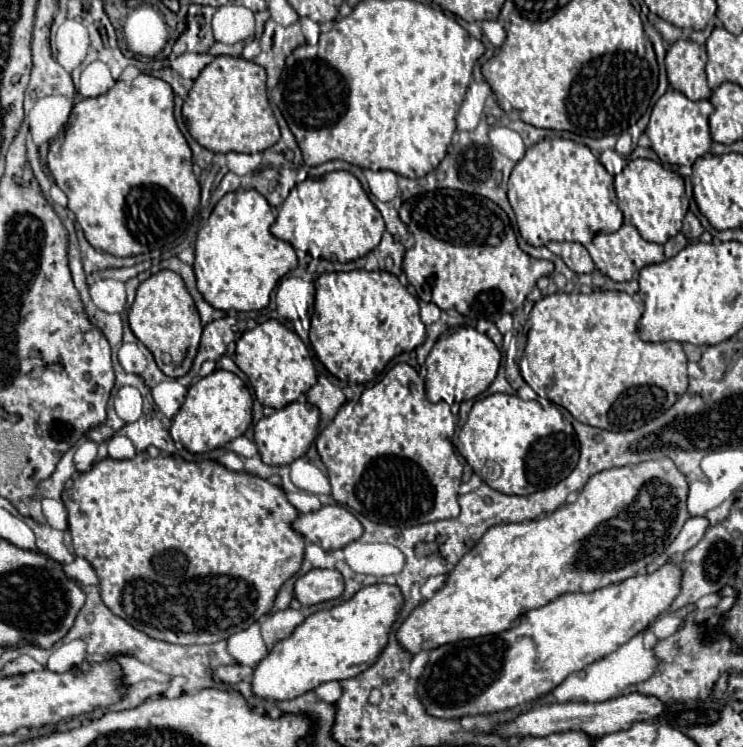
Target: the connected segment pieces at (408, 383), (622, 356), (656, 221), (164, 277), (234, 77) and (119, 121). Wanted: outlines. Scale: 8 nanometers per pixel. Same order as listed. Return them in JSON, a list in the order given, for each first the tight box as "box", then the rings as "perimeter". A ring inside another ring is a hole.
[{"box":[316,363,462,527],"perimeter":[[[408,363],[394,365],[374,387],[366,389],[356,409],[346,417],[346,405],[334,421],[316,439],[316,449],[328,469],[332,497],[340,505],[372,517],[376,523],[392,527],[412,527],[438,519],[458,517],[458,487],[462,483],[462,465],[454,453],[452,435],[456,421],[448,403],[430,403],[424,395],[424,381]]]},{"box":[519,291,688,431],"perimeter":[[[592,291],[590,295],[584,293],[554,293],[554,295],[546,295],[542,301],[538,301],[530,313],[530,331],[527,333],[526,346],[522,359],[519,362],[520,373],[524,377],[524,381],[528,383],[540,397],[550,399],[552,403],[568,409],[572,413],[574,419],[578,419],[580,423],[598,427],[598,429],[606,429],[606,431],[630,431],[630,429],[640,429],[642,425],[646,425],[646,421],[654,421],[654,417],[660,417],[662,413],[666,413],[666,409],[670,409],[670,405],[674,405],[674,401],[678,401],[678,397],[682,397],[688,389],[688,371],[686,371],[686,355],[682,349],[682,343],[678,341],[668,341],[668,343],[644,343],[638,333],[636,333],[636,325],[642,317],[644,311],[644,303],[634,299],[628,293],[622,291]]]},{"box":[612,159,687,245],"perimeter":[[[624,159],[624,167],[612,176],[618,207],[622,209],[624,217],[640,231],[642,239],[664,245],[680,231],[687,211],[682,205],[684,181],[678,173],[664,169],[660,163],[650,159]]]},{"box":[128,271,203,379],"perimeter":[[[158,271],[150,279],[142,281],[136,291],[136,299],[130,307],[128,321],[132,333],[138,337],[140,343],[150,349],[156,359],[156,365],[164,375],[178,379],[190,371],[198,351],[203,325],[200,323],[196,305],[178,273]]]},{"box":[182,55,280,175],"perimeter":[[[220,55],[206,65],[184,101],[182,115],[188,133],[212,153],[226,153],[228,169],[236,175],[254,171],[260,165],[258,153],[276,145],[280,139],[280,129],[266,95],[266,71],[254,61],[242,57]]]},{"box":[48,73,200,257],"perimeter":[[[140,73],[130,85],[116,81],[108,93],[82,99],[74,105],[72,115],[64,137],[50,145],[48,169],[66,193],[68,209],[76,215],[86,241],[94,249],[116,257],[150,253],[176,241],[200,203],[200,185],[192,173],[192,151],[174,119],[172,87],[162,79]]]}]

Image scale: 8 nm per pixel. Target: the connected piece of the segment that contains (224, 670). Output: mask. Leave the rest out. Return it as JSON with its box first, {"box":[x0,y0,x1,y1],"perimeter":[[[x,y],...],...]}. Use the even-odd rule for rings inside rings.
{"box":[212,665,254,685],"perimeter":[[[226,665],[226,667],[218,667],[214,669],[212,677],[214,681],[220,681],[220,683],[226,683],[226,685],[236,685],[240,683],[242,679],[248,681],[252,677],[254,669],[252,667],[244,667],[244,665]]]}

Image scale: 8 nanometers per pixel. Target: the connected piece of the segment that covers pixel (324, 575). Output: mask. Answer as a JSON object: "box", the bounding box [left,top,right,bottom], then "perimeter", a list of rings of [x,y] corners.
{"box":[294,569,344,605],"perimeter":[[[310,569],[294,583],[294,597],[300,605],[316,605],[340,597],[344,591],[344,579],[336,569]]]}

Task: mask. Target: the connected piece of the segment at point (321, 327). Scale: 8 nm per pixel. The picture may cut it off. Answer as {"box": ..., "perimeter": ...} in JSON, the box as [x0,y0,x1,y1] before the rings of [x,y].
{"box":[310,271,426,383],"perimeter":[[[388,271],[324,273],[316,279],[316,303],[310,319],[310,343],[322,365],[342,381],[368,383],[385,371],[390,359],[412,351],[426,339],[418,301]]]}

